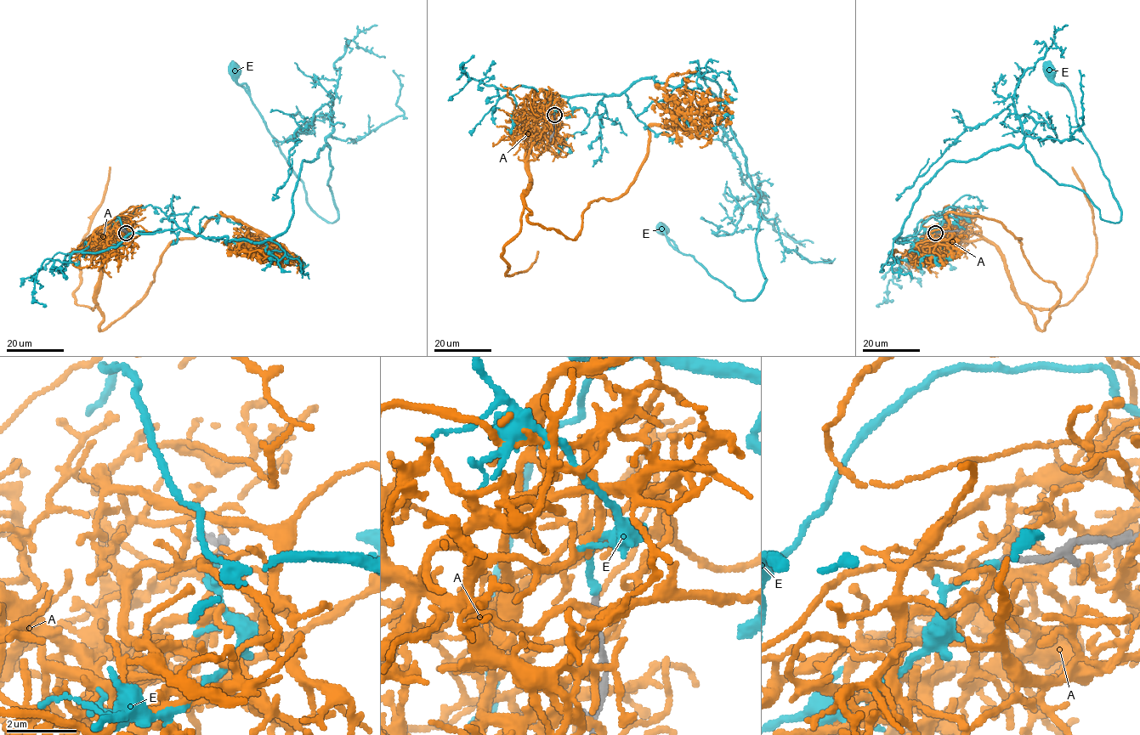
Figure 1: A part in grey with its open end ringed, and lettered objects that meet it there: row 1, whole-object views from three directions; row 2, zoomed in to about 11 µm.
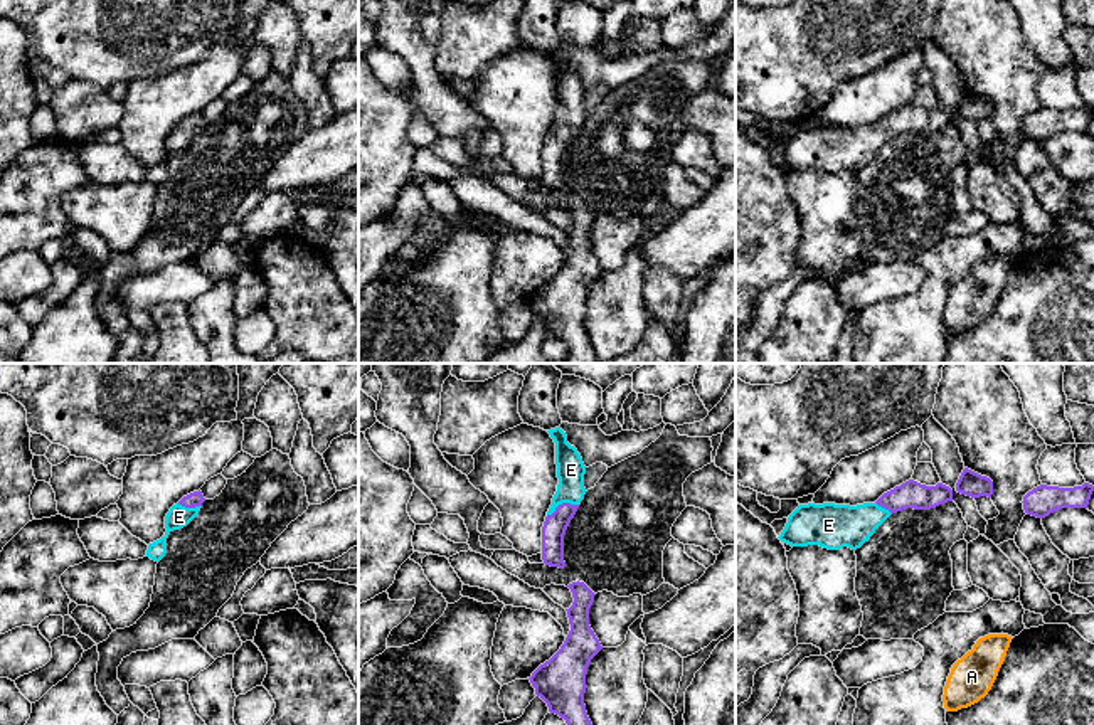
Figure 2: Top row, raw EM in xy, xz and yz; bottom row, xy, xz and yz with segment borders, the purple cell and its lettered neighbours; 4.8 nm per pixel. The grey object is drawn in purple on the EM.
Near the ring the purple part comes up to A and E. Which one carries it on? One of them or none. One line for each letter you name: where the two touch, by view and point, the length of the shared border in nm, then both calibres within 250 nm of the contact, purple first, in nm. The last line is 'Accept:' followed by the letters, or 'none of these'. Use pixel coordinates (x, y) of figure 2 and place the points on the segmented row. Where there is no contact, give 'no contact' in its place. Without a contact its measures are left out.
E: xz (562, 503) | 160 nm | 110/140 nm
Accept: E

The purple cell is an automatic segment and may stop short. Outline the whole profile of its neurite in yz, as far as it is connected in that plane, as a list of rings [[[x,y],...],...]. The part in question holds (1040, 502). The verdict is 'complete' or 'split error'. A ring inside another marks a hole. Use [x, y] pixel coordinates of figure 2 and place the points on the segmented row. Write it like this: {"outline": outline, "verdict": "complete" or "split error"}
{"outline": [[[1084,483],[1074,488],[1040,484],[1023,496],[1027,515],[1045,518],[1062,508],[1087,508],[1094,486]]], "verdict": "complete"}

